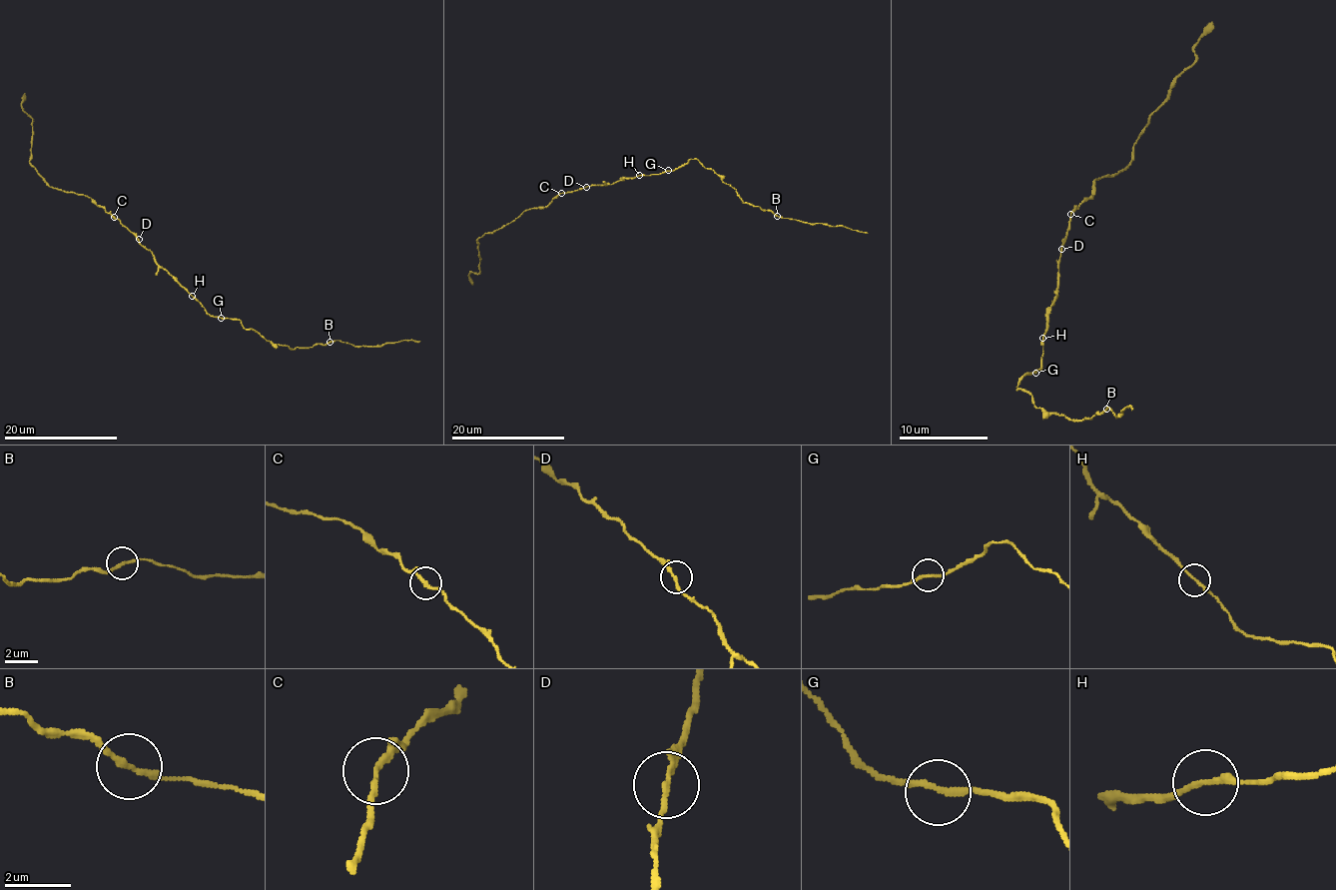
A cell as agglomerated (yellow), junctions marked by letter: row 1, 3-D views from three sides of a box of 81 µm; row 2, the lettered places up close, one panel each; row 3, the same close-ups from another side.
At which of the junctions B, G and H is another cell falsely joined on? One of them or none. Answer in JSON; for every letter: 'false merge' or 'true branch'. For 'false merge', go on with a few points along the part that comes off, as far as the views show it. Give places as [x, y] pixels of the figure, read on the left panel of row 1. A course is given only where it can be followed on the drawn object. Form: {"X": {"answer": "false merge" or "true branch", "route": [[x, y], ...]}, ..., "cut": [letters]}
{"B": {"answer": "true branch"}, "G": {"answer": "true branch"}, "H": {"answer": "true branch"}, "cut": []}

